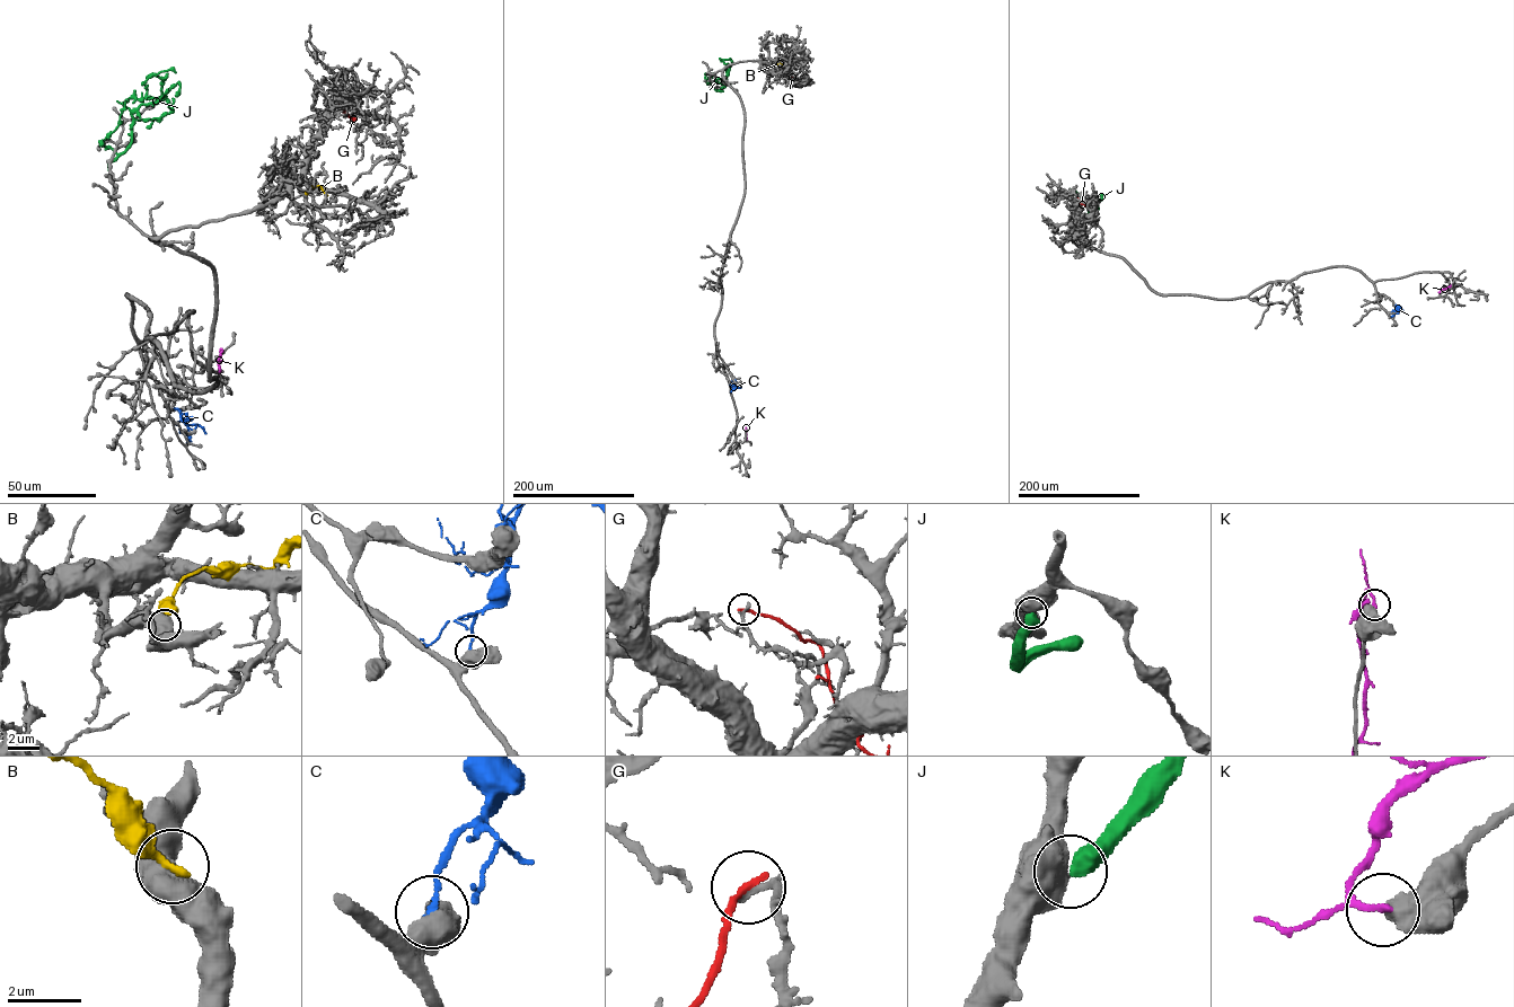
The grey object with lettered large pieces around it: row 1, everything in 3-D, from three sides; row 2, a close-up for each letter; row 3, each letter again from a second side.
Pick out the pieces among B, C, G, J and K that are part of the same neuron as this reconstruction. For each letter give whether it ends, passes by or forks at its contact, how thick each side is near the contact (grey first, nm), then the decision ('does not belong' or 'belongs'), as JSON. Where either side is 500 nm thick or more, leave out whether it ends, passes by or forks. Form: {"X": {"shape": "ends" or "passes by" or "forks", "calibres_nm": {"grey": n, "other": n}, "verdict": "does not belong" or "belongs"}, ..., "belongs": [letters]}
{"B": {"calibres_nm": {"grey": 850, "other": 320}, "verdict": "does not belong"}, "C": {"shape": "ends", "calibres_nm": {"grey": 480, "other": 160}, "verdict": "does not belong"}, "G": {"shape": "ends", "calibres_nm": {"grey": 240, "other": 220}, "verdict": "does not belong"}, "J": {"calibres_nm": {"grey": 550, "other": 600}, "verdict": "does not belong"}, "K": {"calibres_nm": {"grey": 700, "other": 130}, "verdict": "does not belong"}, "belongs": []}

